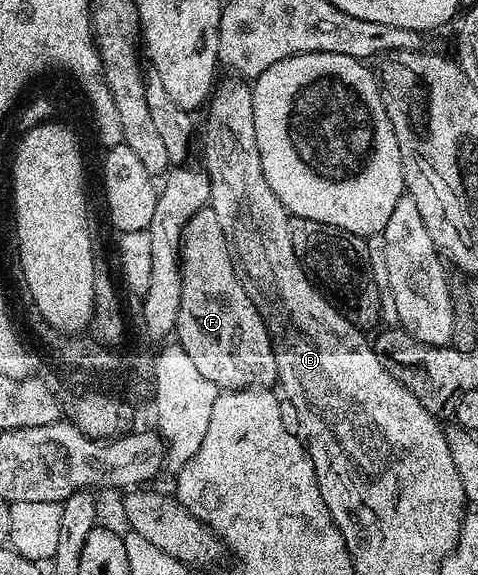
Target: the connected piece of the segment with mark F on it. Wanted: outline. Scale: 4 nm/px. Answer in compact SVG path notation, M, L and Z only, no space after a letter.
M209 207L201 209L190 218L182 234L182 284L180 285L180 309L176 317L176 343L192 357L196 369L219 389L261 387L270 389L278 382L276 357L270 341L270 331L260 313L252 305L244 285L238 279L238 271L224 241L224 229L216 221L216 213Z

